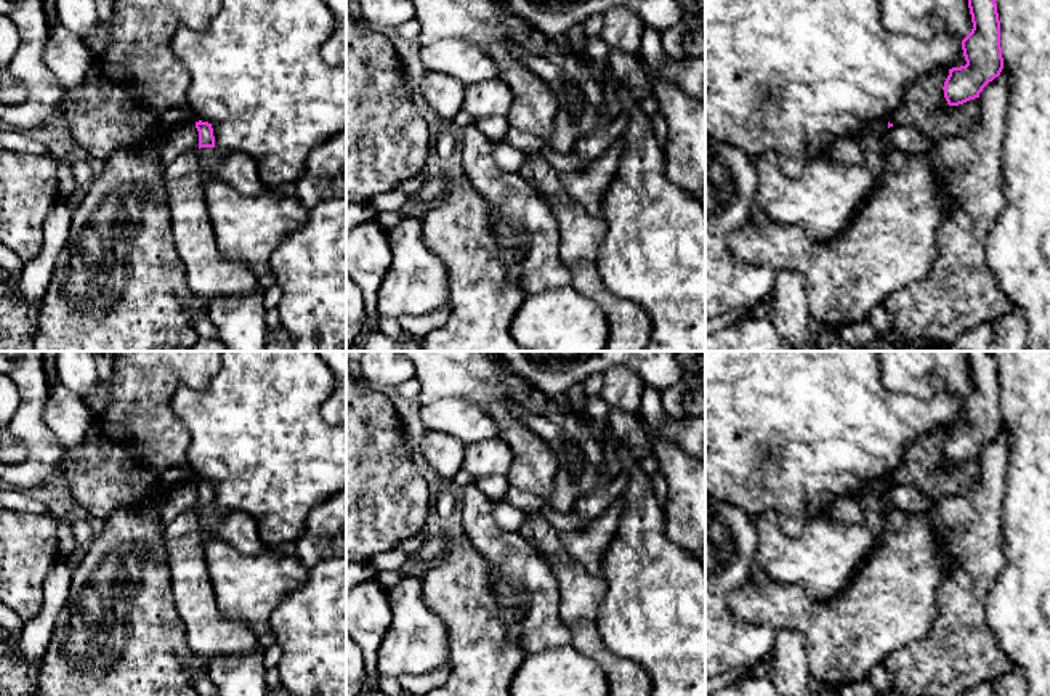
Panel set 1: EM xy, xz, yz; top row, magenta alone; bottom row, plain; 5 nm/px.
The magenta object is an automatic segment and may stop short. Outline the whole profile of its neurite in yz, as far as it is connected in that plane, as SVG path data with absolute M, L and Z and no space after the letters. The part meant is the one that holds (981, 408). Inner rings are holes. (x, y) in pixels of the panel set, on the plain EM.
M989 351L965 353L973 388L962 399L967 423L949 428L943 446L949 465L979 457L983 447L1004 428L1000 380L994 356Z

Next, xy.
M196 481L199 491L199 518L208 537L218 537L242 553L260 553L268 547L258 536L256 521L242 512L223 512L215 507L212 483Z

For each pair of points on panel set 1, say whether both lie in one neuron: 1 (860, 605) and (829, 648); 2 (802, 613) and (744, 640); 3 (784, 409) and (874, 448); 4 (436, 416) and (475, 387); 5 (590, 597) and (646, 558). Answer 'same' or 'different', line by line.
1: same
2: different
3: same
4: different
5: different

